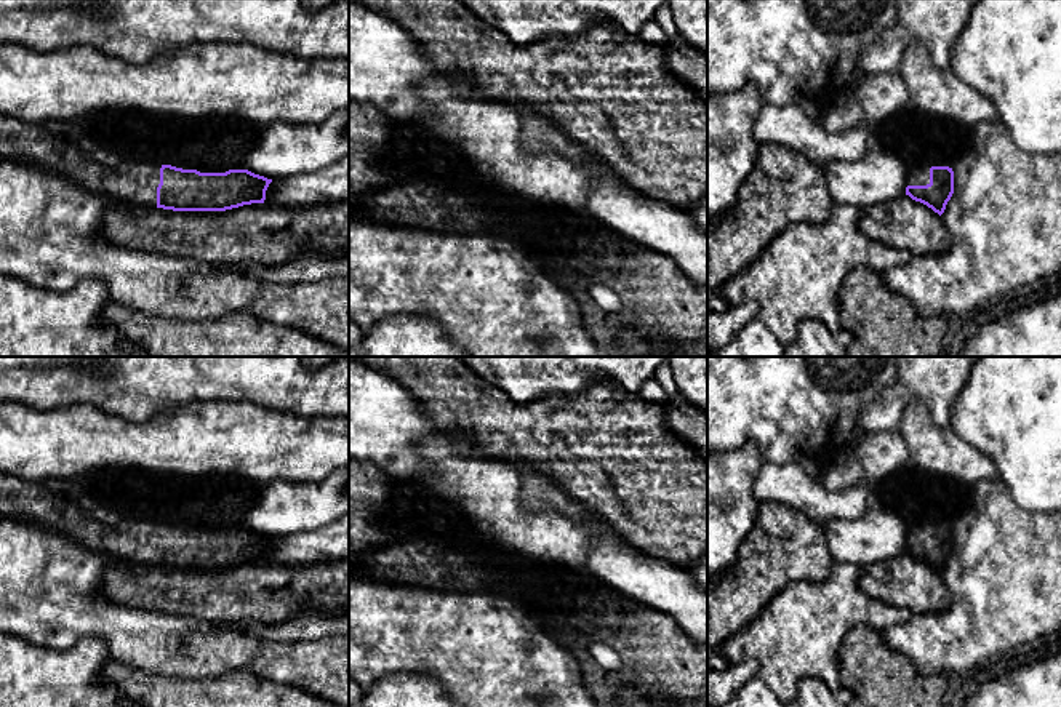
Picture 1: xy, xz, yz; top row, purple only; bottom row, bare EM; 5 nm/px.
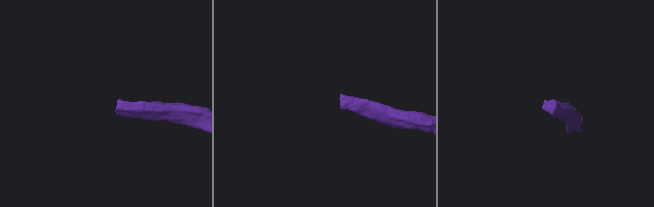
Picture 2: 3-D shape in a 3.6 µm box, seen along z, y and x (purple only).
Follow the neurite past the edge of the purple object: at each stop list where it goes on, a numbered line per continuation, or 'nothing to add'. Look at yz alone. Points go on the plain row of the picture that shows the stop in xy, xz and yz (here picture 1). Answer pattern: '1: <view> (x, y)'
1: yz (919, 533)

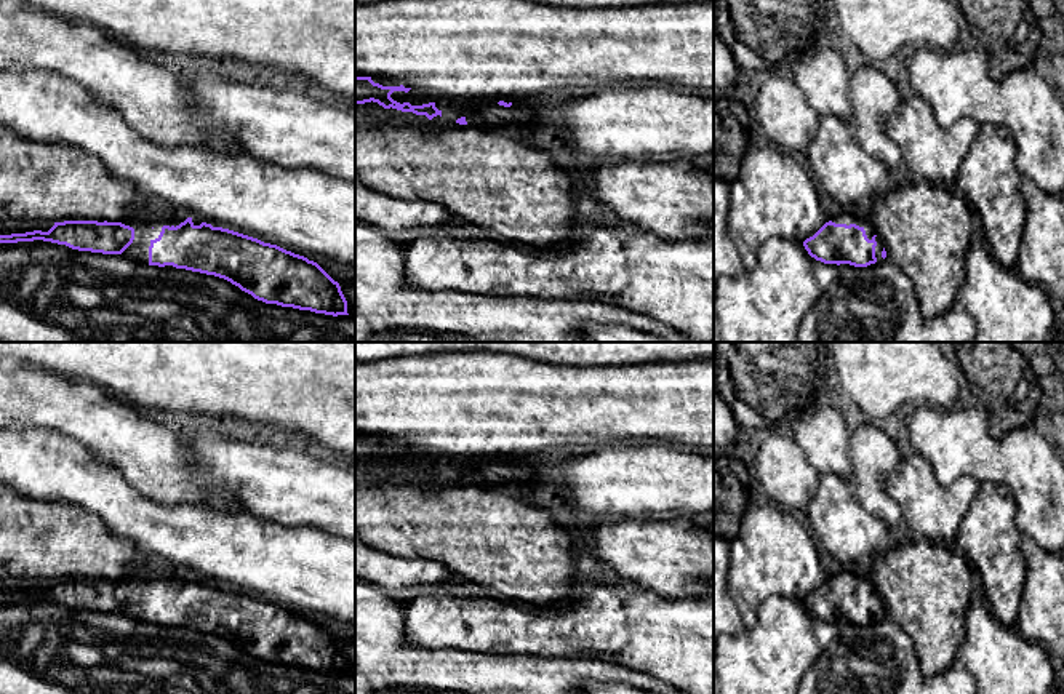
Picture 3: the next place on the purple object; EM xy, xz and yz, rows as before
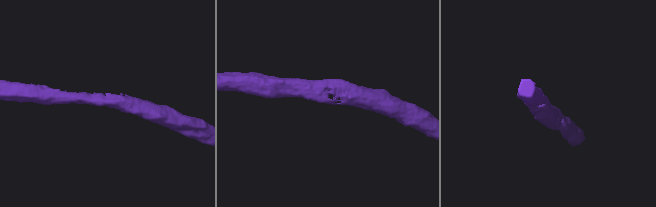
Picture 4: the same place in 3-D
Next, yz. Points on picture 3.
1: yz (847, 574)

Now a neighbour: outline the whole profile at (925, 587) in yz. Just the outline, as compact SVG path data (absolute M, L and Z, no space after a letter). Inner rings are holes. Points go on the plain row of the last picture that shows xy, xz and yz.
M907 536L885 553L874 556L870 579L886 616L912 640L925 676L947 670L965 641L965 612L974 598L974 571L950 545Z

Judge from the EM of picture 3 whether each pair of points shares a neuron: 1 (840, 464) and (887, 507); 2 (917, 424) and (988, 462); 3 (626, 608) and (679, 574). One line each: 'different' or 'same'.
1: different
2: same
3: different

